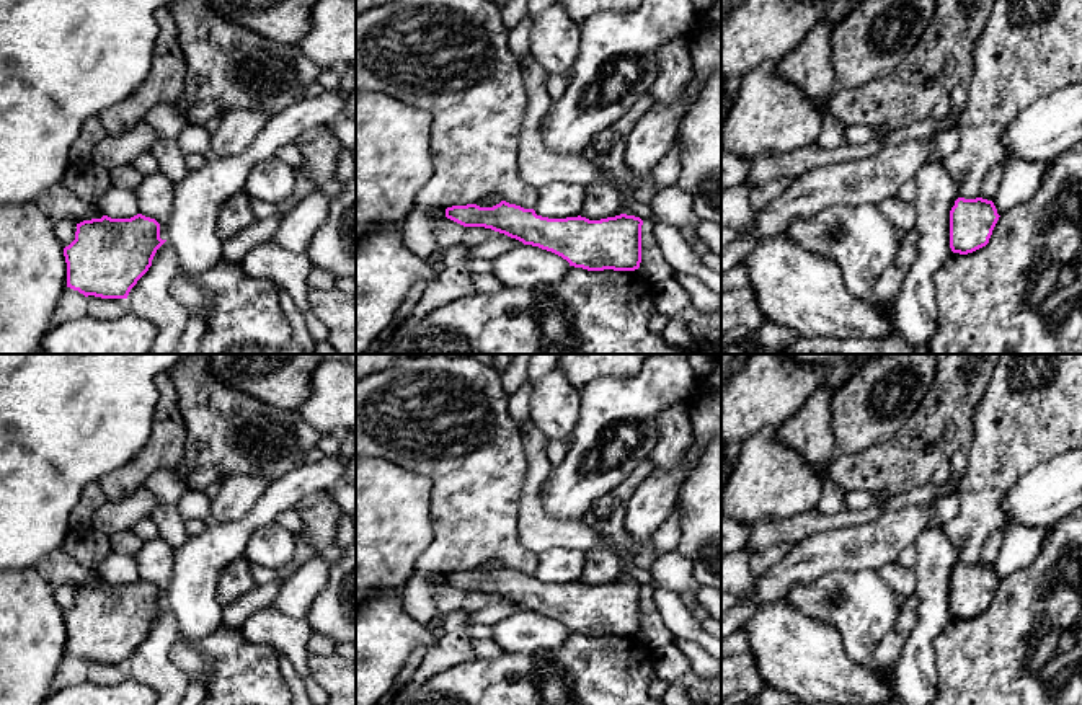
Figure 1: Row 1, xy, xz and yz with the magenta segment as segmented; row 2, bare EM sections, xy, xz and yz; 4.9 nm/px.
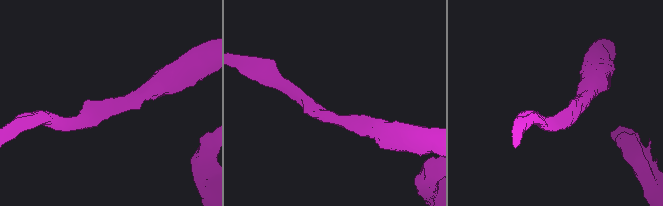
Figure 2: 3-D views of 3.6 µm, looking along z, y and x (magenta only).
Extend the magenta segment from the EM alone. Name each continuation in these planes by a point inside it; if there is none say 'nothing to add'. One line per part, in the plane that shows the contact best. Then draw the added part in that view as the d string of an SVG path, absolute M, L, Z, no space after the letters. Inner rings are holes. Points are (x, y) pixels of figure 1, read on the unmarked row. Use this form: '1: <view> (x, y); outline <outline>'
nothing to add

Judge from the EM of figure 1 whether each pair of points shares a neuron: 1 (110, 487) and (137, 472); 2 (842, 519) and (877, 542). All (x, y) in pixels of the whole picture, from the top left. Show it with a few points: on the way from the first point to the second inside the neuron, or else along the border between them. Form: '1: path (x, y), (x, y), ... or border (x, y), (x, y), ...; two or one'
1: path (116, 485), (131, 477); one
2: border (886, 511), (860, 524), (823, 529), (813, 534); two

